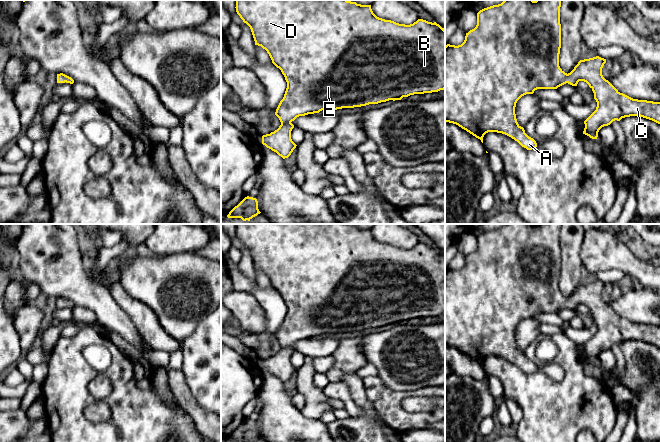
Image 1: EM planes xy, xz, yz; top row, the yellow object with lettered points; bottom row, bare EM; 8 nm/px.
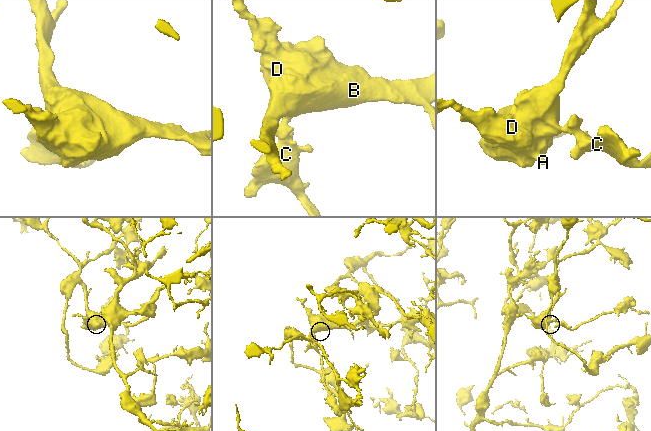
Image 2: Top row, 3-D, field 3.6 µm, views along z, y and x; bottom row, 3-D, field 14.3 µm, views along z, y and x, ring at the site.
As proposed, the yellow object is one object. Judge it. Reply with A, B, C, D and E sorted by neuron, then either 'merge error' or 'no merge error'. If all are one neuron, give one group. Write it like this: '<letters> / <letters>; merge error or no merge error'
A B C D E; no merge error

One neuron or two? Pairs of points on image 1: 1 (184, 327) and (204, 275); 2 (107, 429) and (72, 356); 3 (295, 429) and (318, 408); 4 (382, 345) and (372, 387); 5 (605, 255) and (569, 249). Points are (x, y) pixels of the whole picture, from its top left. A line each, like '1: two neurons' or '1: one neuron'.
1: one neuron
2: one neuron
3: two neurons
4: two neurons
5: two neurons

